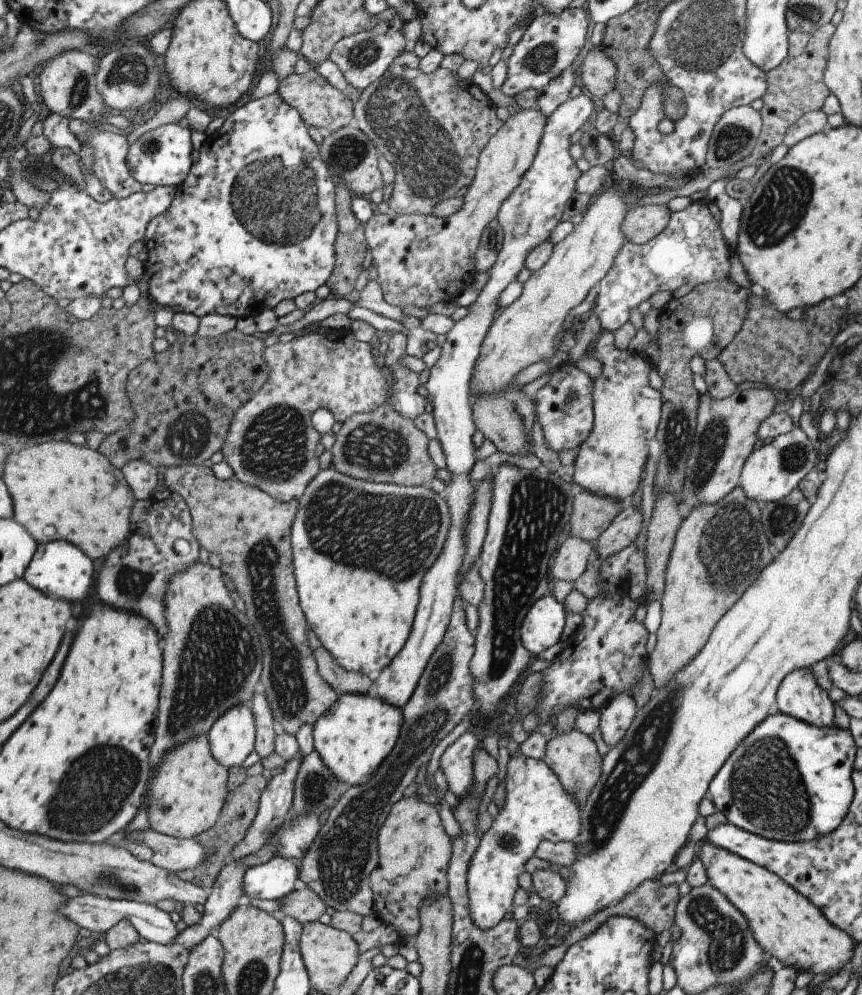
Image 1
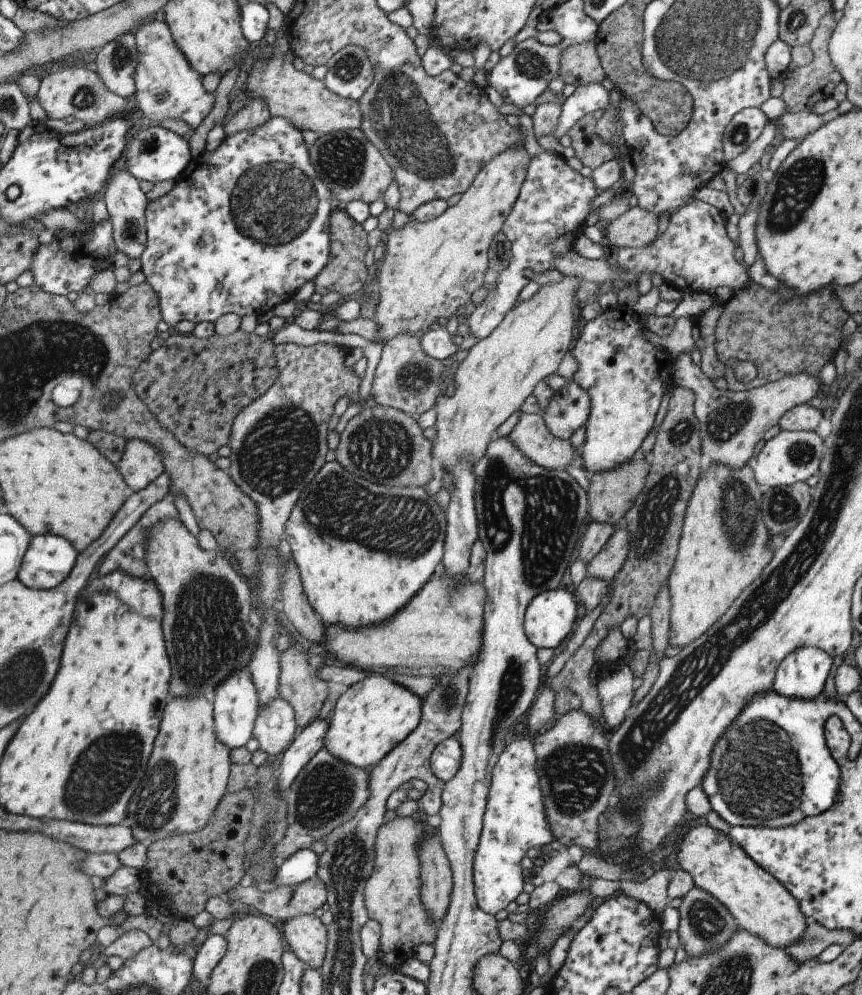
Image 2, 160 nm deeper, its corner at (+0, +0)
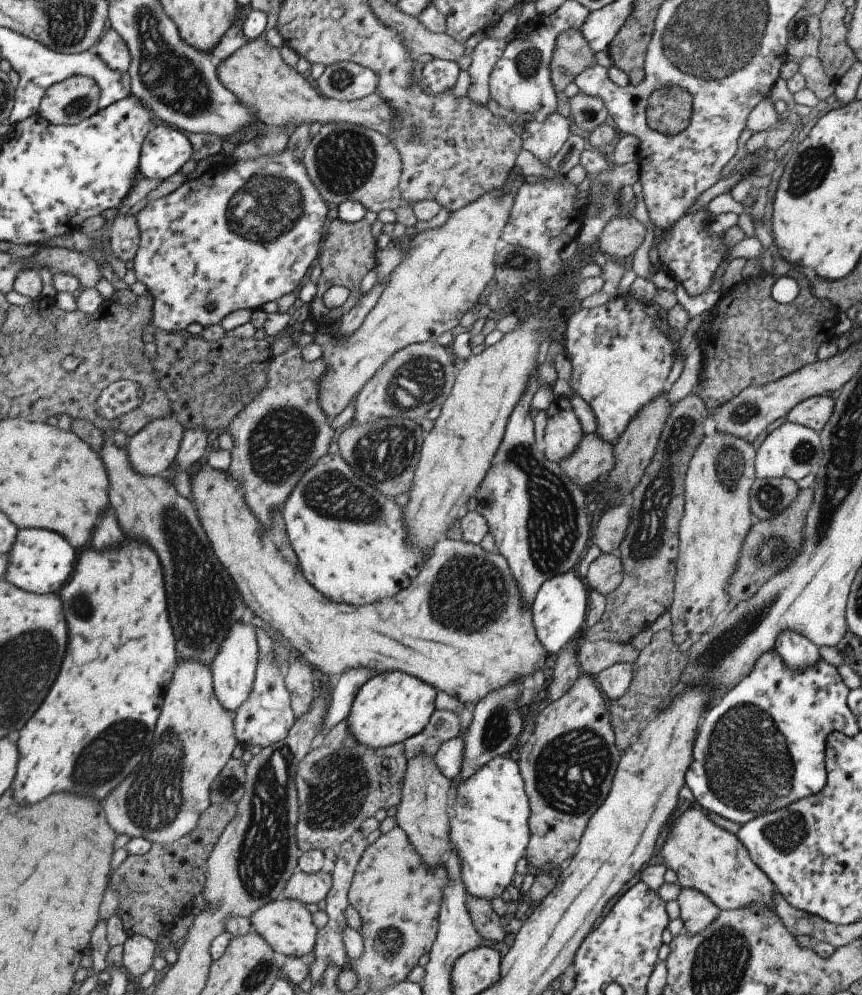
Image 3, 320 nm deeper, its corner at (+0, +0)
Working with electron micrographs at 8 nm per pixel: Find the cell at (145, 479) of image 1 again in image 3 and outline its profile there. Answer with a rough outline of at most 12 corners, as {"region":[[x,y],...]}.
{"region":[[171,414],[127,438],[139,476],[161,474],[177,454],[183,426]]}

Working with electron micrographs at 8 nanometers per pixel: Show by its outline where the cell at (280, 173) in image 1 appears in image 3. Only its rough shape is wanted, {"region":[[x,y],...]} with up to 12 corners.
{"region":[[285,146],[135,215],[152,324],[294,292],[326,202]]}

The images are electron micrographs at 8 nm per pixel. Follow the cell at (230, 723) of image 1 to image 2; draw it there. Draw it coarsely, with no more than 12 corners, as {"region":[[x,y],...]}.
{"region":[[247,669],[213,690],[215,738],[229,750],[252,738],[258,700]]}

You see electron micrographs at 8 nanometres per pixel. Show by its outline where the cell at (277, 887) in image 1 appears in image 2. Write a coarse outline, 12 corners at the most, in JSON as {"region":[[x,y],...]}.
{"region":[[297,850],[273,868],[273,888],[315,877],[317,855]]}

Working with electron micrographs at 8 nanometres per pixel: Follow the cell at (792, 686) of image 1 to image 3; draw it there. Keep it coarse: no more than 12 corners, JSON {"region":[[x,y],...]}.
{"region":[[779,630],[774,650],[791,672],[821,662],[817,646]]}

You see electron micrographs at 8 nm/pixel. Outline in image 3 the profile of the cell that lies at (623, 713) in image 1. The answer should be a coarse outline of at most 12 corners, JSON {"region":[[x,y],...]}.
{"region":[[619,662],[593,679],[605,701],[623,696],[633,678],[631,663]]}

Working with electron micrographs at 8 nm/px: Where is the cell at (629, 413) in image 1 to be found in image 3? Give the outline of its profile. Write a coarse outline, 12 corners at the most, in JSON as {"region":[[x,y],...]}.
{"region":[[622,294],[577,304],[570,389],[614,444],[668,386],[667,336]]}

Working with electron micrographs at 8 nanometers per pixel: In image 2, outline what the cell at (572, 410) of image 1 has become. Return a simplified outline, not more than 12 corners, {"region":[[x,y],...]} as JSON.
{"region":[[575,380],[555,390],[542,419],[559,439],[587,421],[589,396]]}

